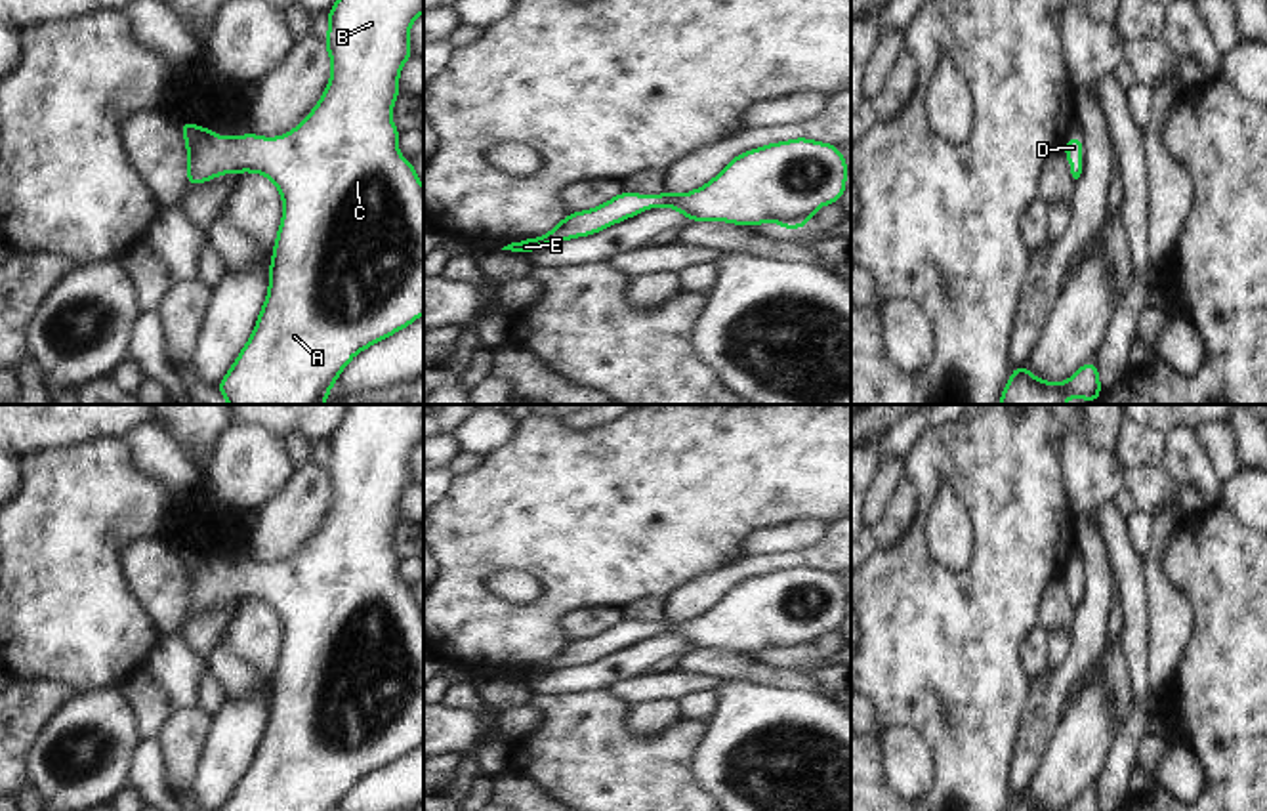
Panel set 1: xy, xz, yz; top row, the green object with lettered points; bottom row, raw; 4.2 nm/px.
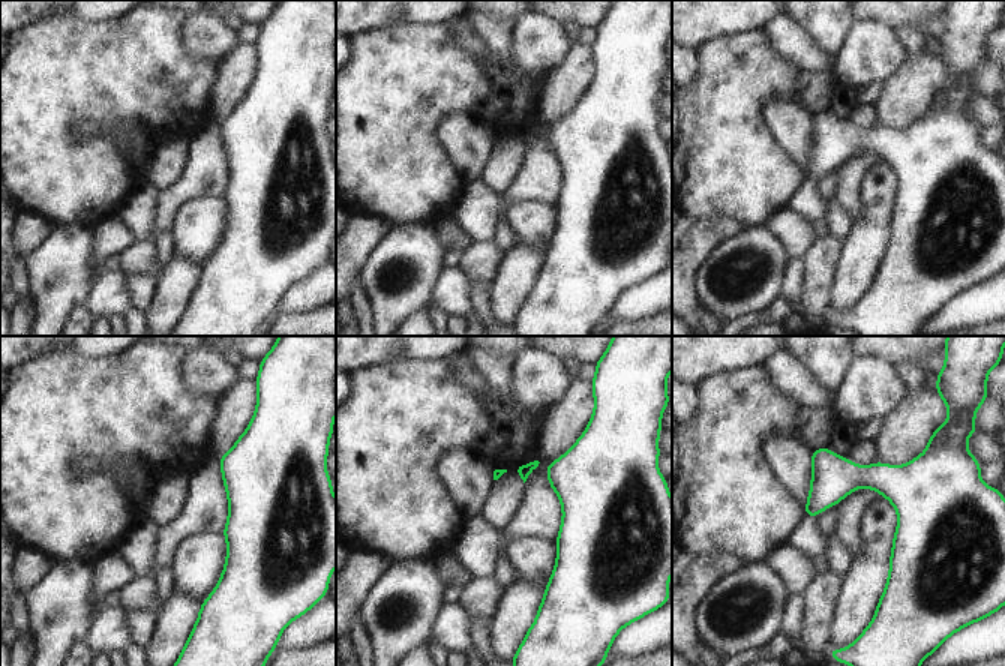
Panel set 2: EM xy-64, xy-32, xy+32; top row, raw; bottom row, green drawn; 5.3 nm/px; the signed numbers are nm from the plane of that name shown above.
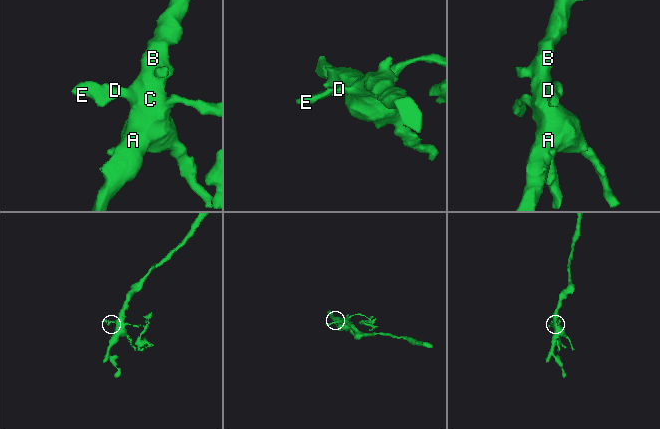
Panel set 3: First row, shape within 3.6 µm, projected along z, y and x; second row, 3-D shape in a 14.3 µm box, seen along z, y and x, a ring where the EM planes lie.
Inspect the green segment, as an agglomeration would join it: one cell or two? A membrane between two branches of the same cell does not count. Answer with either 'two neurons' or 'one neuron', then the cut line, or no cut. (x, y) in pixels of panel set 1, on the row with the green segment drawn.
one neuron; cut none

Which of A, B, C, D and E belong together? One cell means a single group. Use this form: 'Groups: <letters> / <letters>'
Groups: A B C D E

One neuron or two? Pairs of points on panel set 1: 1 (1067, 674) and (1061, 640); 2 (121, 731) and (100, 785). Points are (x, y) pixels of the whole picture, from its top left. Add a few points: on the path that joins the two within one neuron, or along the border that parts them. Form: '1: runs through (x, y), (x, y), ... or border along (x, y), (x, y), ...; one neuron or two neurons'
1: border along (1071, 630), (1069, 655), (1050, 666); two neurons
2: runs through (119, 745), (115, 762), (105, 771); one neuron

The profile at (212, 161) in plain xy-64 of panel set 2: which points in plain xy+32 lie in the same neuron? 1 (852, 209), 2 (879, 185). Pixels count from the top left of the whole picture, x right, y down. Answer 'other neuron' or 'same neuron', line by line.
1: other neuron
2: same neuron

